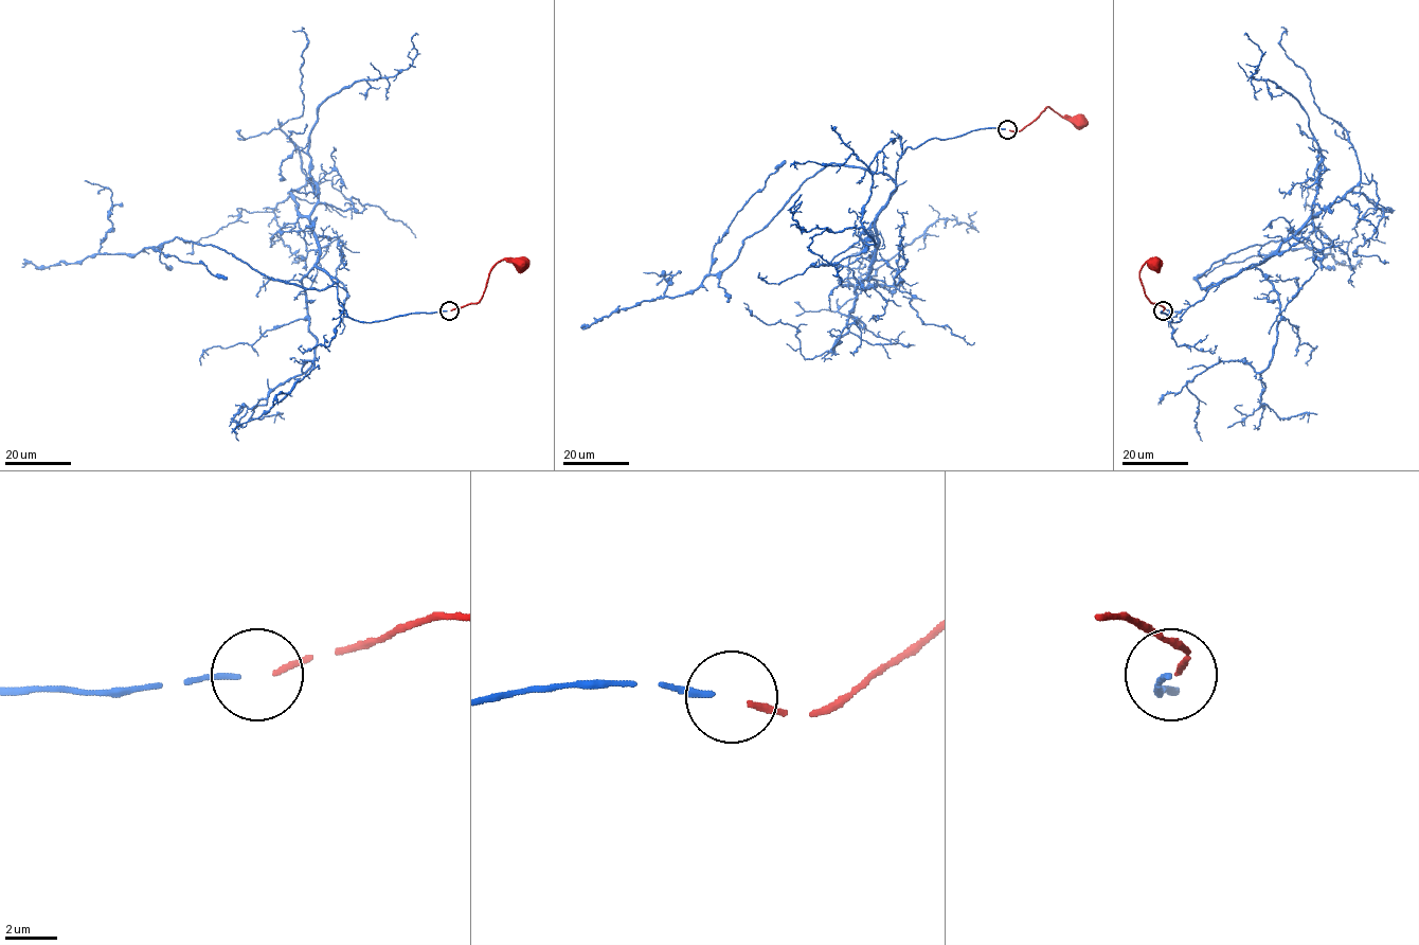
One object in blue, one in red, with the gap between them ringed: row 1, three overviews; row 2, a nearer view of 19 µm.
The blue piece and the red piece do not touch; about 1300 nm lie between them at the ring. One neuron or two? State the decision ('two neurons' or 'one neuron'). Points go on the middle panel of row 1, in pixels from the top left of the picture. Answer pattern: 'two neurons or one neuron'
one neuron

